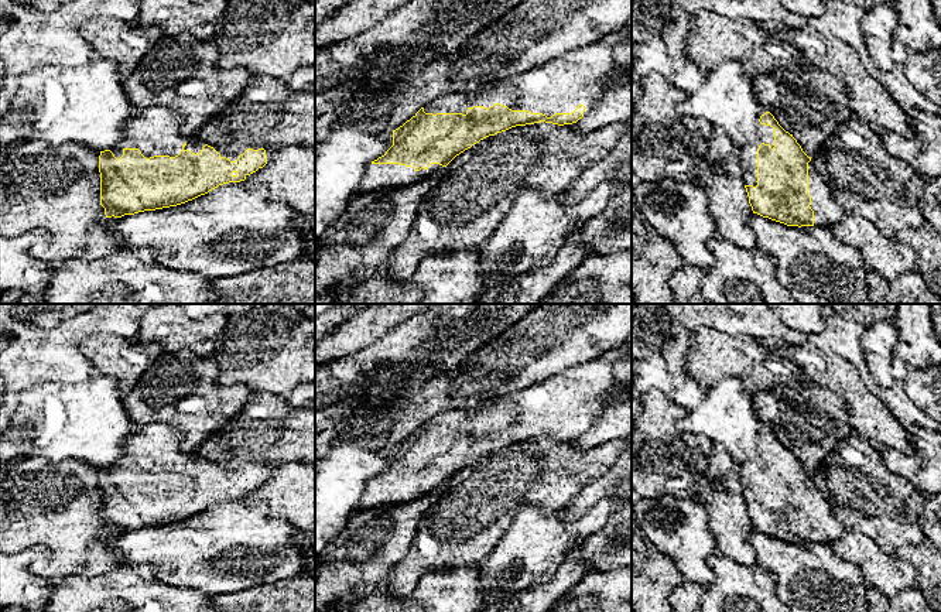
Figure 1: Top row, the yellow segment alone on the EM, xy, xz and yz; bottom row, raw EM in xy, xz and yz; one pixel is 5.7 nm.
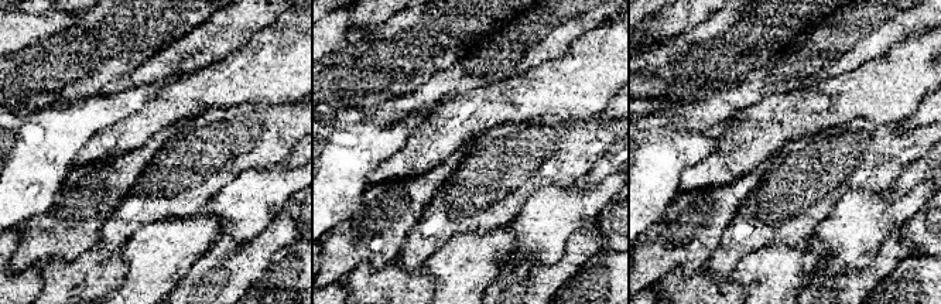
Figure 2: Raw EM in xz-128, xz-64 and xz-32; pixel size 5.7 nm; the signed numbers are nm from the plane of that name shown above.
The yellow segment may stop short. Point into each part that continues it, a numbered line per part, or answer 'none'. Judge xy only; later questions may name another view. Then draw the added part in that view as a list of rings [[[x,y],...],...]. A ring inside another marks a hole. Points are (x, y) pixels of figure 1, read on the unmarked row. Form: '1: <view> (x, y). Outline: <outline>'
1: xy (154, 447). Outline: [[[161,423],[136,425],[124,445],[126,454],[110,468],[116,475],[123,472],[124,465],[138,465],[146,475],[175,473],[182,465],[195,471],[201,469],[205,459],[194,452],[185,452],[181,442],[181,432],[171,425]]]

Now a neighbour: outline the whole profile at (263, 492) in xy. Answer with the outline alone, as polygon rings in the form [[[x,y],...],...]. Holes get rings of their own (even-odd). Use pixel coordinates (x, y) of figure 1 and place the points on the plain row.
[[[285,462],[244,496],[247,503],[266,502],[268,516],[291,523],[298,531],[315,531],[315,466]]]

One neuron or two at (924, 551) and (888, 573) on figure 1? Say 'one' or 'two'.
two

